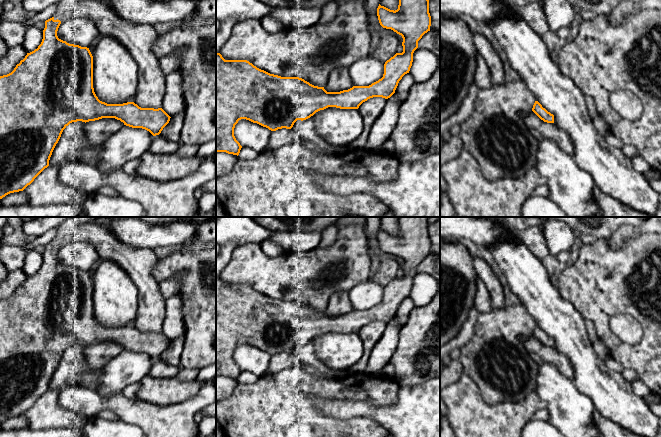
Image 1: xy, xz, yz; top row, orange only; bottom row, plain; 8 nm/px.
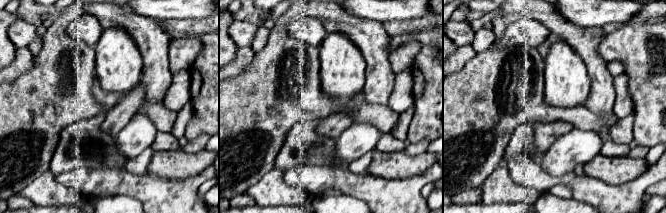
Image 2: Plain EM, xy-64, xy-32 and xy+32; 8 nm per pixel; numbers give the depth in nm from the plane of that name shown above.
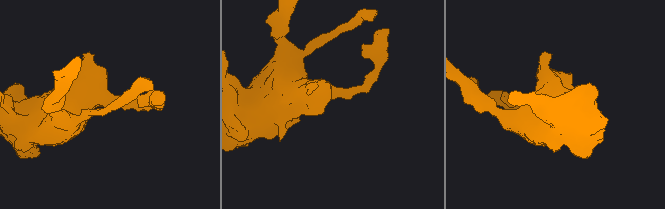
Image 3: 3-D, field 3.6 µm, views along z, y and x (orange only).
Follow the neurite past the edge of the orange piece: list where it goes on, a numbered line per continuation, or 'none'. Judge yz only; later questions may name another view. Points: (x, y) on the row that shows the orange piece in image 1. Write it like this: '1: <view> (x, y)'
none

